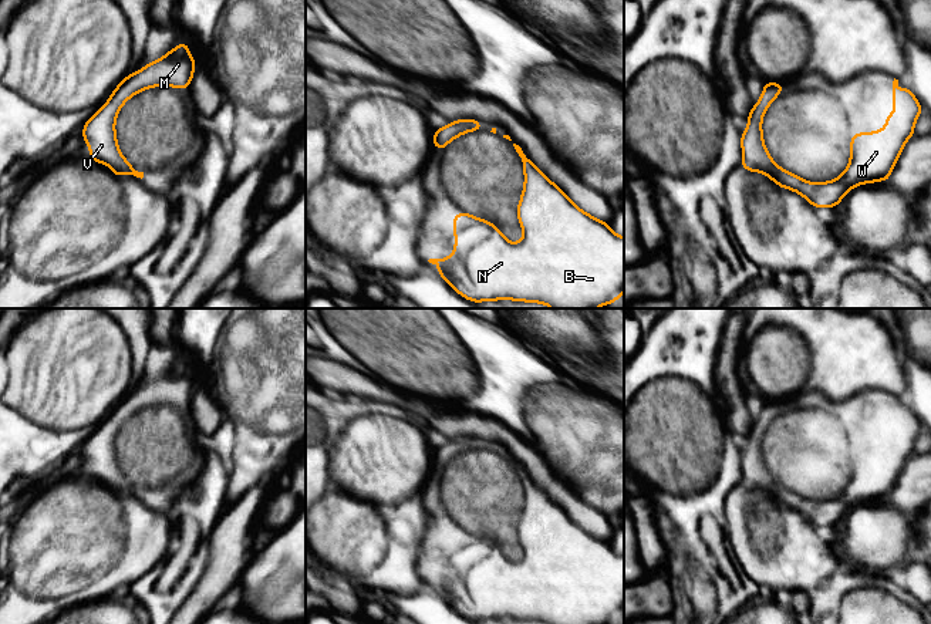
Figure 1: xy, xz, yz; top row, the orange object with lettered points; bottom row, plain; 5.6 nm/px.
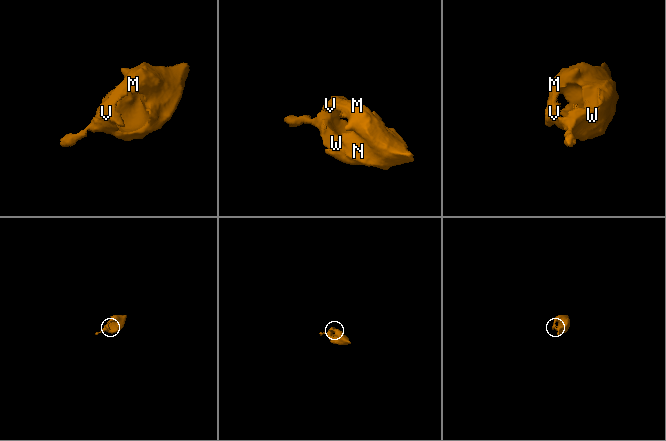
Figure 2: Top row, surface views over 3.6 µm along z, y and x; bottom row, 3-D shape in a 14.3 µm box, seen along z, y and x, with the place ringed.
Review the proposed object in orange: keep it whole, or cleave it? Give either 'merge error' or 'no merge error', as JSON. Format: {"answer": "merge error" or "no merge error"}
{"answer": "no merge error"}

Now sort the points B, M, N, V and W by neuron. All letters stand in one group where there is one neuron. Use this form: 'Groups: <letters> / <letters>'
Groups: B M N V W

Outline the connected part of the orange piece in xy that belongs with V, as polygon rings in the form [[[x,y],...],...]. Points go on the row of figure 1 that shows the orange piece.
[[[186,41],[166,53],[156,61],[146,64],[142,70],[128,74],[115,91],[108,97],[108,102],[99,107],[85,124],[82,136],[90,146],[90,158],[98,163],[109,165],[109,171],[117,175],[134,175],[144,178],[144,172],[135,171],[122,156],[117,144],[115,121],[122,105],[135,94],[152,88],[169,85],[175,90],[190,88],[196,61],[189,54]]]

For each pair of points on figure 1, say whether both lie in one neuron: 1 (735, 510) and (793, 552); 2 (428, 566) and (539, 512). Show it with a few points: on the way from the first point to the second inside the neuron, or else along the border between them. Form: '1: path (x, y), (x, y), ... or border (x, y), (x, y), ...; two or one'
1: path (744, 532), (749, 550), (761, 563), (772, 559); one
2: path (465, 567), (520, 567), (539, 549); one

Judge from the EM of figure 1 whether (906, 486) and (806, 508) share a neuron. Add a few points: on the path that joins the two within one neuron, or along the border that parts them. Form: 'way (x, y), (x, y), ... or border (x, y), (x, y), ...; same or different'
border (907, 459), (889, 498); different

